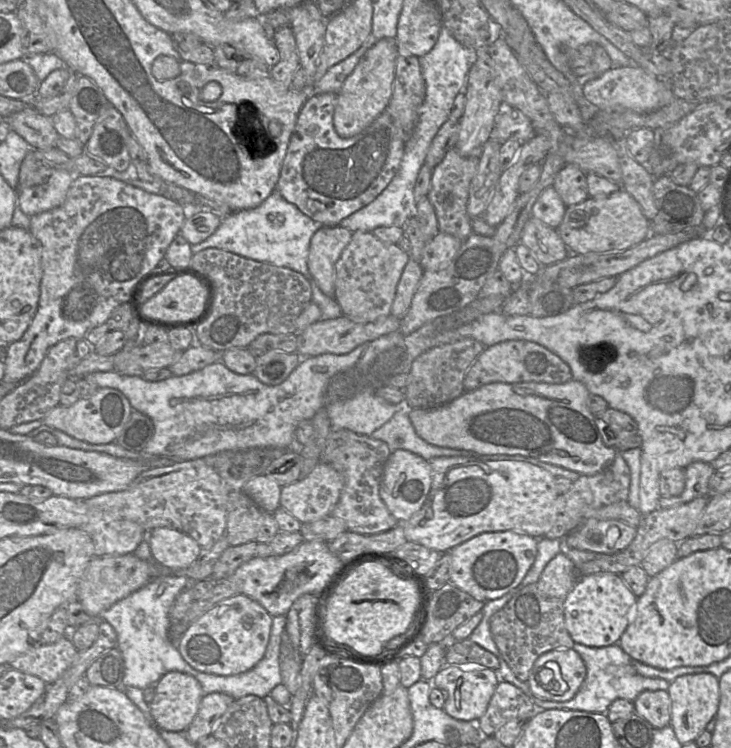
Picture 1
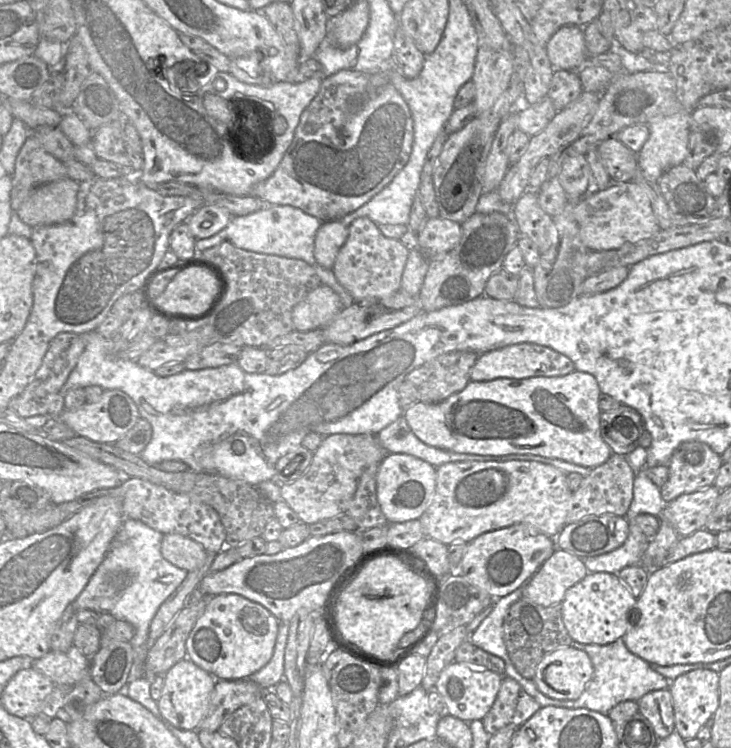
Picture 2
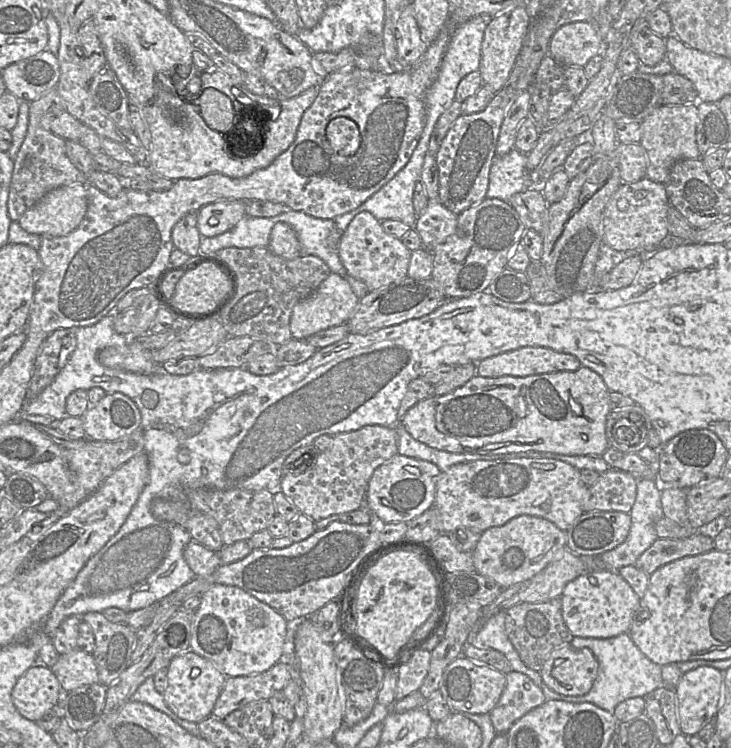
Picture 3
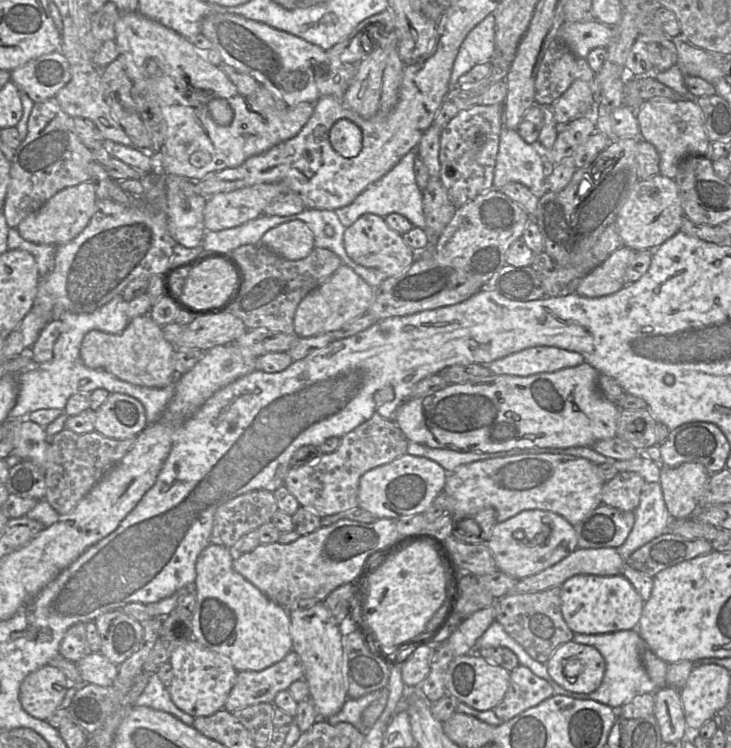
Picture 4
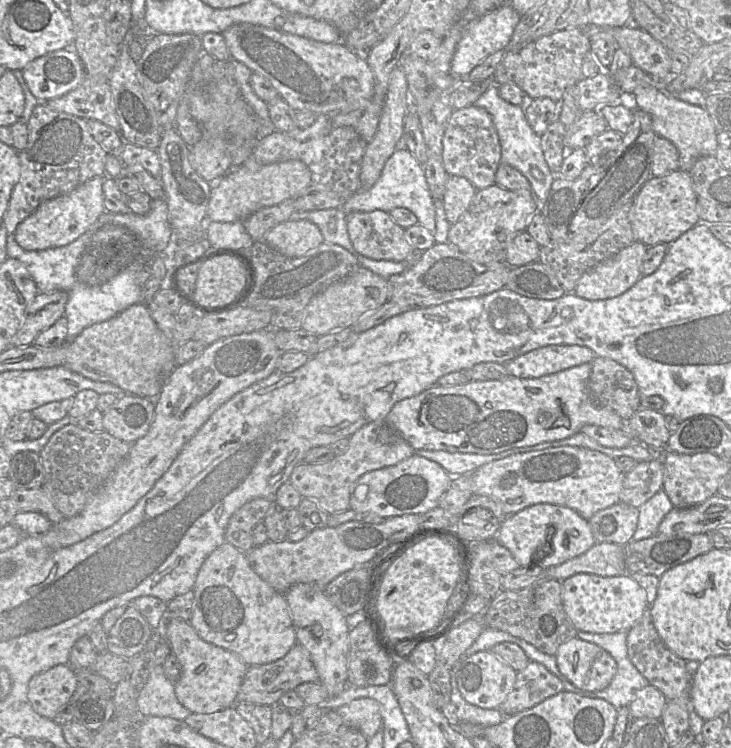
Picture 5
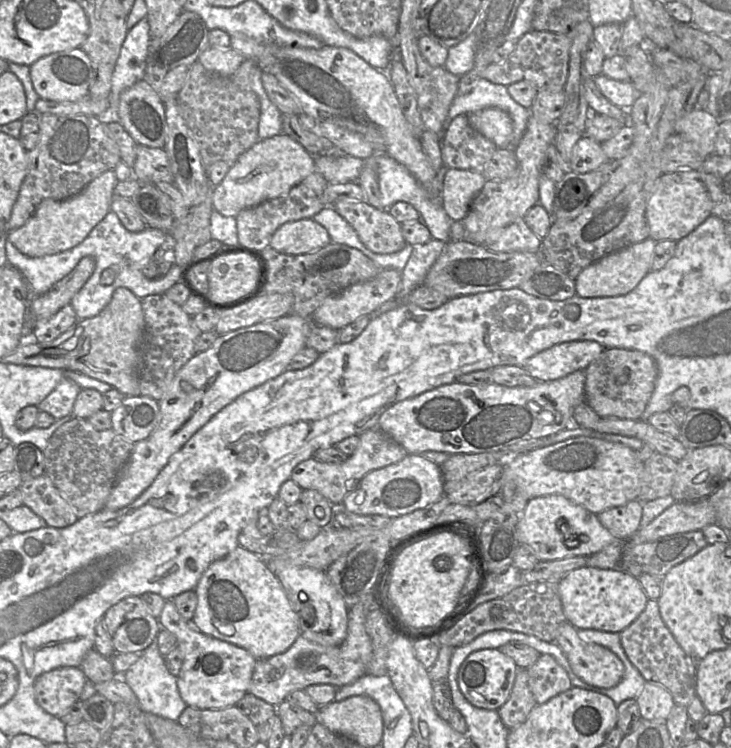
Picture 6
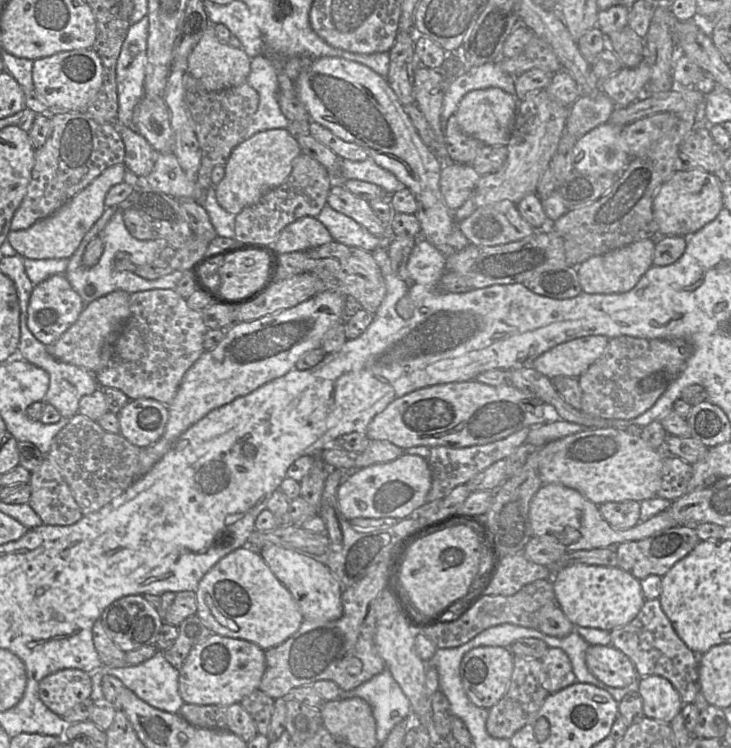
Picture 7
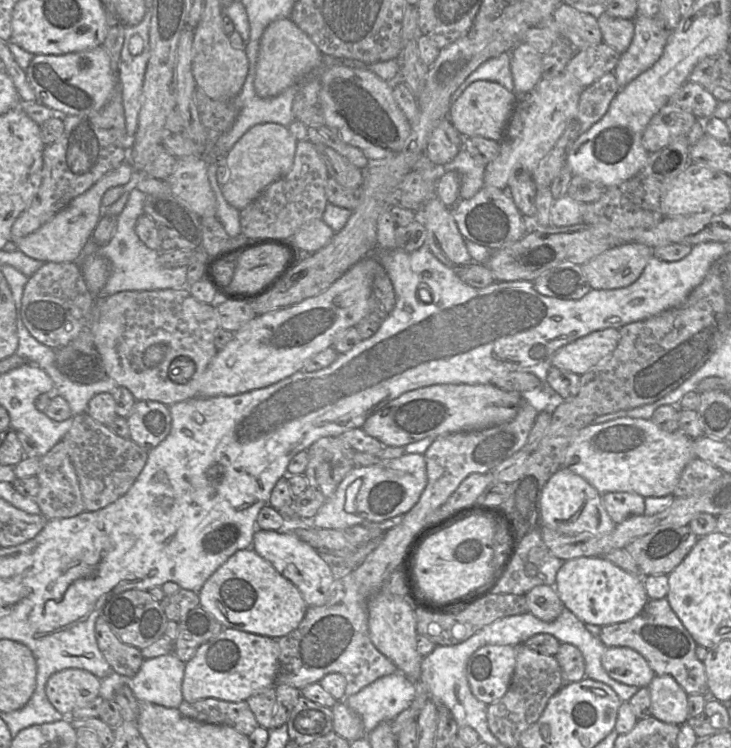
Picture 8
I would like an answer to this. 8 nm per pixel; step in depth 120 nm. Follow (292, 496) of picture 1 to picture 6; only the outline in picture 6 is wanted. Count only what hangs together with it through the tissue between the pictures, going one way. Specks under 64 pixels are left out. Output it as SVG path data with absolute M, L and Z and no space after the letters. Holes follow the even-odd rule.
M378 428L366 430L358 436L359 444L356 450L343 463L320 462L311 457L300 462L292 470L290 479L302 490L312 489L318 491L329 500L334 508L339 508L342 506L346 494L352 491L354 485L367 473L399 462L409 454L403 446Z

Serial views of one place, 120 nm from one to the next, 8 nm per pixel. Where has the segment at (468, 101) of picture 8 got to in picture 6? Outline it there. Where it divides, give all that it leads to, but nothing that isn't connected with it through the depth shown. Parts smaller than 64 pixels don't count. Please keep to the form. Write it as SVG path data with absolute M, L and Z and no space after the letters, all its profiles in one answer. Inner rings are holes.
M484 108L466 115L470 125L498 148L509 148L513 122L507 112L499 108Z

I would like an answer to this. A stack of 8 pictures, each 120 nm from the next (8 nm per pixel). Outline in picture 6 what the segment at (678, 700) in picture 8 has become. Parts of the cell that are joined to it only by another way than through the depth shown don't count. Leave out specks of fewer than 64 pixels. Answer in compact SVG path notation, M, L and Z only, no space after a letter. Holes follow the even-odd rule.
M646 681L636 697L640 715L647 720L666 720L675 702L662 685Z

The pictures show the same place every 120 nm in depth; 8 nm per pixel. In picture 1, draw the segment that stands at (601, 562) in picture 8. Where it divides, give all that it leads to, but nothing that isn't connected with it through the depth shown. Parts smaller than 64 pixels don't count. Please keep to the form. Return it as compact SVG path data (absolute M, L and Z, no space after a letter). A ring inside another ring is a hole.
M598 573L579 577L563 600L565 627L575 643L587 647L605 647L617 644L630 623L630 616L637 598L619 574Z

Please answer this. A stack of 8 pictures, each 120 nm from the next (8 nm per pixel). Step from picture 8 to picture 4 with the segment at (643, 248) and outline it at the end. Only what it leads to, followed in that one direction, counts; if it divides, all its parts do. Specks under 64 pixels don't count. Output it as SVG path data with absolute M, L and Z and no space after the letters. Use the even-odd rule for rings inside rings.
M622 246L579 283L576 293L598 298L617 293L625 287L624 274L635 256L635 250Z

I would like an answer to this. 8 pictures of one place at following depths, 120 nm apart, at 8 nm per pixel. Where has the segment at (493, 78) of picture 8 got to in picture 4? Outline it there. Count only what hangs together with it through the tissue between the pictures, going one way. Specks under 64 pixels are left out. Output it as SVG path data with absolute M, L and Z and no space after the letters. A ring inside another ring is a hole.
M503 126L494 170L493 188L501 189L508 182L520 182L527 186L535 196L541 198L546 189L546 160L537 145L525 142L518 130Z

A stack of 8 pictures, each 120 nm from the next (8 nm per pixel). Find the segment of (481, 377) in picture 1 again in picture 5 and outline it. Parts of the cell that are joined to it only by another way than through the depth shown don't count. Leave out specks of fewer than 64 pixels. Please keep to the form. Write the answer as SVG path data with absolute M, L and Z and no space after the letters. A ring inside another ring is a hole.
M548 345L529 351L504 363L510 376L539 378L563 370L592 363L594 351L580 345Z

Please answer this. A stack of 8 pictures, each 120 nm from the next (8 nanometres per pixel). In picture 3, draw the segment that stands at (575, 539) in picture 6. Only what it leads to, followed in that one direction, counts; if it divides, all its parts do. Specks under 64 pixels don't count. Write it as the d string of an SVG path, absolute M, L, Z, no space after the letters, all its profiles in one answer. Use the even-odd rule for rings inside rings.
M520 515L512 518L502 526L495 526L485 530L472 551L472 559L475 572L494 580L503 589L517 583L530 580L543 570L557 554L566 548L566 531L559 529L551 521L530 515Z

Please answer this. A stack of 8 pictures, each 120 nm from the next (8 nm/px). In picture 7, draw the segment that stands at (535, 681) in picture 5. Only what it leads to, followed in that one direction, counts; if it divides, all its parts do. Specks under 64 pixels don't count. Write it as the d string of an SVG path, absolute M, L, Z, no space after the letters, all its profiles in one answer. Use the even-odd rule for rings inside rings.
M549 648L541 661L546 673L545 688L549 693L555 693L577 681L570 659L562 649Z

